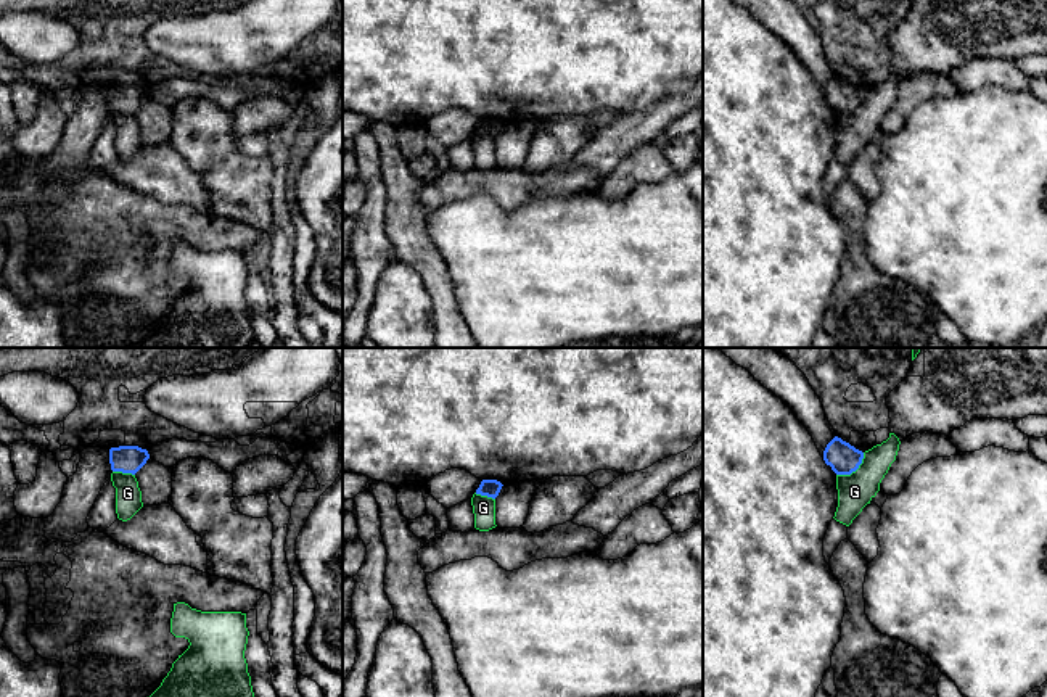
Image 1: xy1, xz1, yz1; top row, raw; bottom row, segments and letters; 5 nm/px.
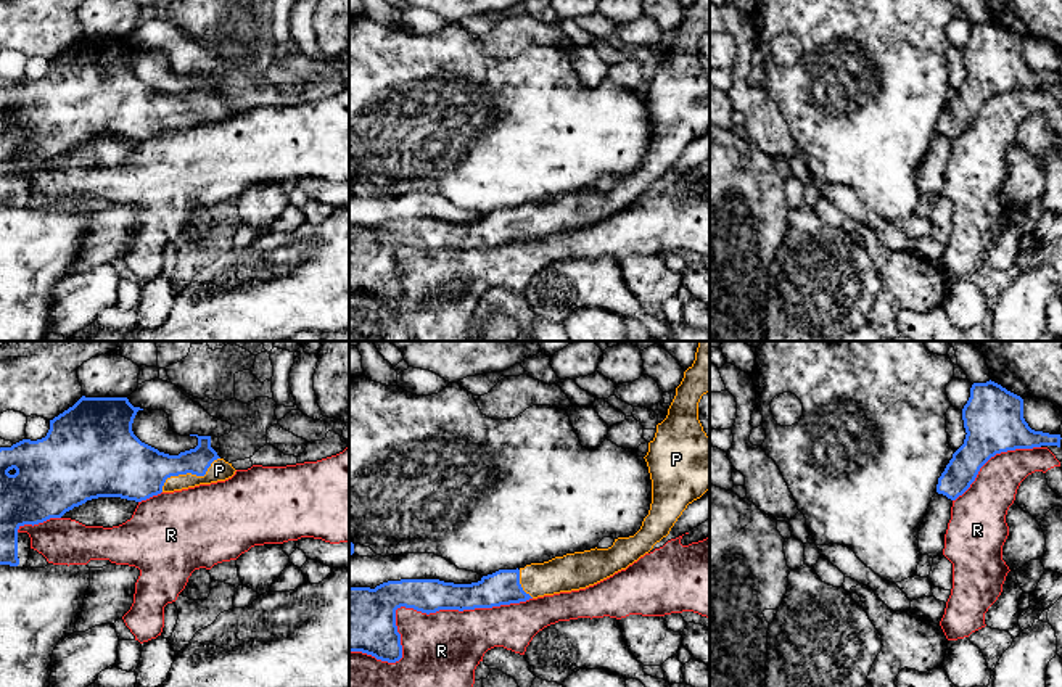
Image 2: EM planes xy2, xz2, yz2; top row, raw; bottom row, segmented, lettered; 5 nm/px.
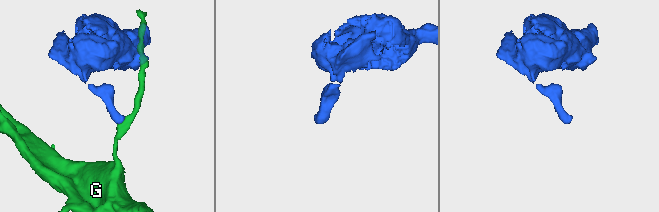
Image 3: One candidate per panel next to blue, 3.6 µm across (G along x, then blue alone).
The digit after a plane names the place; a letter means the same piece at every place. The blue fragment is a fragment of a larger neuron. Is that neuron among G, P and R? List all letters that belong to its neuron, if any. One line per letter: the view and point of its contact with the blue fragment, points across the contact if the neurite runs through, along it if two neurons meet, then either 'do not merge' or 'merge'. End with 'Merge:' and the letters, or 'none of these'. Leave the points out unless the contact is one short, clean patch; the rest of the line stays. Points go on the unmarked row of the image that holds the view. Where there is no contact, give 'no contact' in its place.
G: contact yz1 (854, 110); border yz1 (864, 92), (862, 102), (854, 110), (837, 115); do not merge
P: contact xy2 (189, 111); way xy2 (139, 111), (189, 111), (219, 110); merge
R: contact xz2 (414, 248); do not merge
Merge: P

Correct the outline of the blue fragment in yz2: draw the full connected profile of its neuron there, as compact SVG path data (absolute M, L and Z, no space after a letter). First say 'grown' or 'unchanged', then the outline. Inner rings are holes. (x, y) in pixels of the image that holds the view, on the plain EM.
unchanged; M994 21L974 23L962 48L964 84L938 117L936 132L956 140L975 121L980 108L996 93L1060 87L1060 74L1035 71L1023 58L1023 39Z

